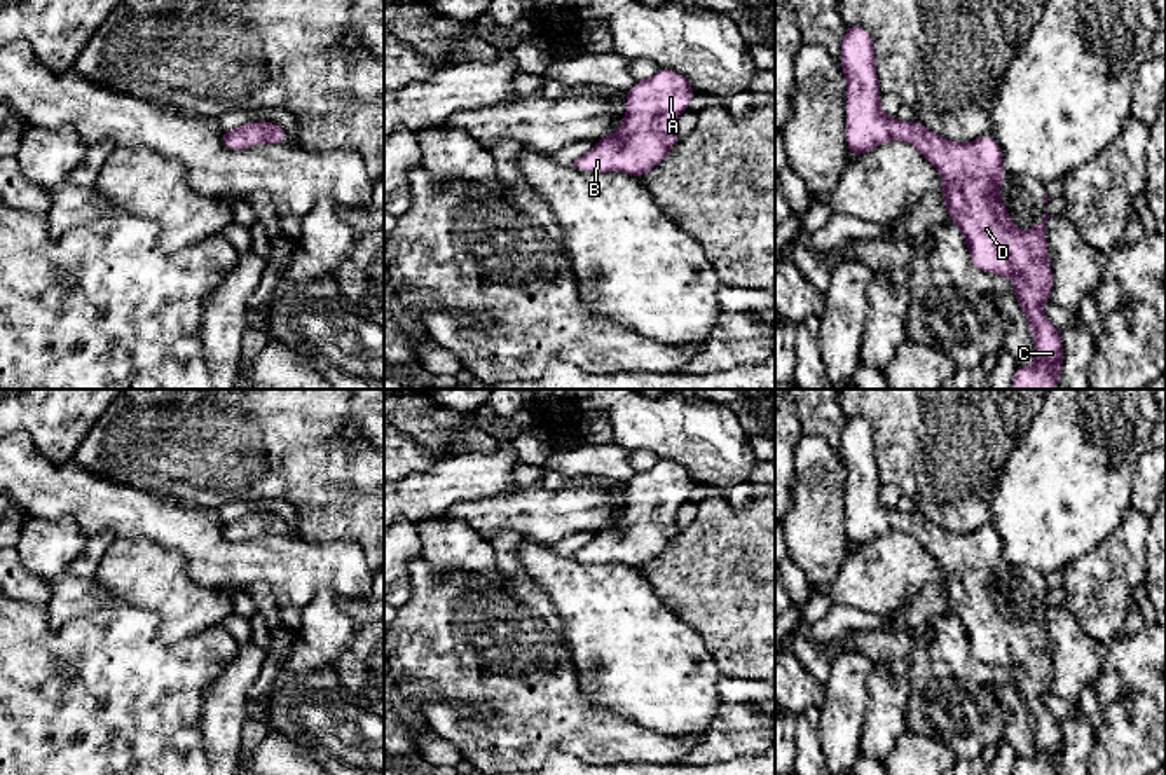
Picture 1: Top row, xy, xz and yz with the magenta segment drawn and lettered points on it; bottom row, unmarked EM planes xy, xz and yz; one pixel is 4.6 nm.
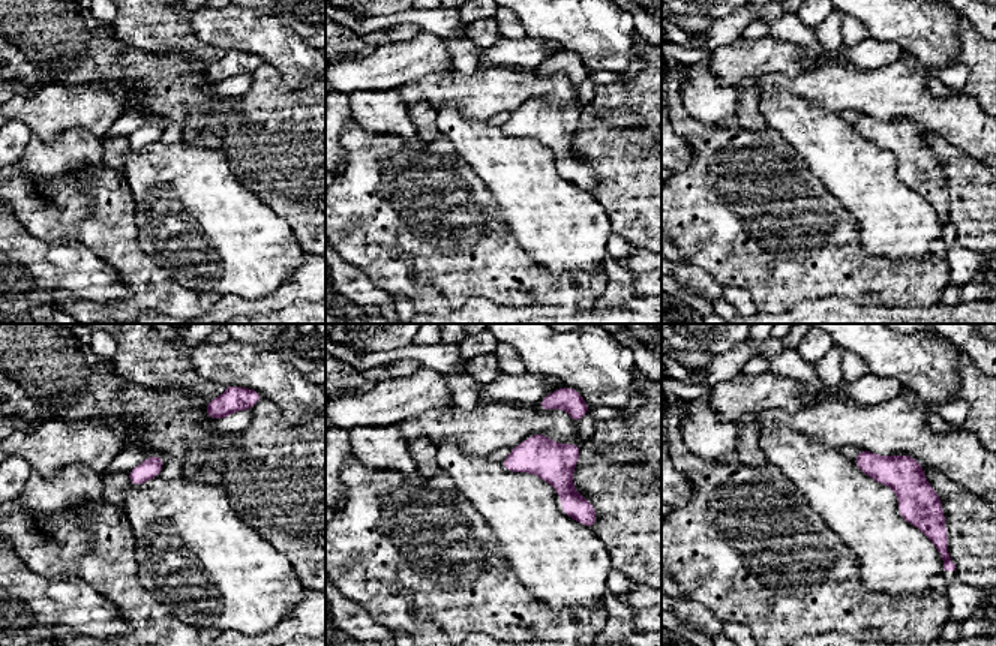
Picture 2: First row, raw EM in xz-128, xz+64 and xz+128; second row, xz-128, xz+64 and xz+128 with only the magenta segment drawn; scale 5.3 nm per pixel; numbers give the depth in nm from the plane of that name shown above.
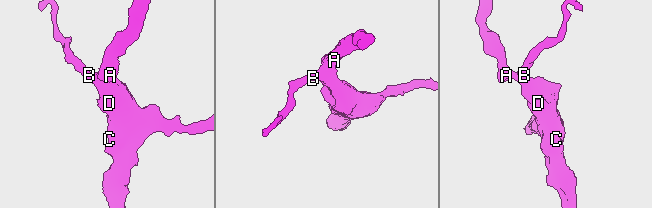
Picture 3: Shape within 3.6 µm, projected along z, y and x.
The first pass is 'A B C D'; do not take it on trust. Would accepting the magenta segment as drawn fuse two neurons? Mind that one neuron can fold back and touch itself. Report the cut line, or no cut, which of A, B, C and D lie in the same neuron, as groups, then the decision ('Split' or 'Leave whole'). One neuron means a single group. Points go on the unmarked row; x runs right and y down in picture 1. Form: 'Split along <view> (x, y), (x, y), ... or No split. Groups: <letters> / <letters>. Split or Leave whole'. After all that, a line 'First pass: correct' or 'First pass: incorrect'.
No split. Groups: A B C D. Leave whole
First pass: correct

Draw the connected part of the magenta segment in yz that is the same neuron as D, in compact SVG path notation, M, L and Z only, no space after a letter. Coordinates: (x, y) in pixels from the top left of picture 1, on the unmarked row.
M847 415L840 440L840 457L847 470L845 529L850 548L871 543L890 531L899 531L915 536L916 541L936 557L944 573L941 588L950 611L962 621L971 655L983 663L1011 669L1014 672L1014 688L1026 705L1035 731L1035 756L1018 756L1012 775L1060 775L1063 759L1061 724L1042 702L1042 696L1051 691L1053 681L1053 658L1046 630L1046 613L1049 606L1044 604L1044 613L1032 616L1028 627L1021 623L1019 616L1012 614L1000 590L1000 574L1007 571L1002 559L1004 548L998 532L991 525L984 525L976 532L958 534L927 520L918 510L904 515L897 508L881 503L876 445L873 442L873 428L866 419Z

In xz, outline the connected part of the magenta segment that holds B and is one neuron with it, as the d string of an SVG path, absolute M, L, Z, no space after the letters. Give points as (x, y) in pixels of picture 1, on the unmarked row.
M660 459L625 484L627 506L618 522L604 527L571 557L592 562L620 562L642 569L679 534L677 508L689 499L696 482L684 466Z

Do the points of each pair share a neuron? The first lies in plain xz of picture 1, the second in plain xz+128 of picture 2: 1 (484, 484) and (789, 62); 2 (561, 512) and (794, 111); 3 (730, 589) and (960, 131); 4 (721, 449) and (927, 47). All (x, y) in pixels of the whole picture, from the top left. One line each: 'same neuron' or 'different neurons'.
1: same neuron
2: different neurons
3: different neurons
4: same neuron

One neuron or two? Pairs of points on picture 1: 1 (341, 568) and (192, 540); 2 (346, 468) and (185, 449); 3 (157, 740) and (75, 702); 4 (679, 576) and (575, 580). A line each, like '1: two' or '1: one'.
1: one
2: one
3: one
4: two

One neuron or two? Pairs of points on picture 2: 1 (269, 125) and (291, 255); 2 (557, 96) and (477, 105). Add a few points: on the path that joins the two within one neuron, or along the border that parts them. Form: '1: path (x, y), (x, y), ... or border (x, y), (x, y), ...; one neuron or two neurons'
1: border (258, 198), (290, 227), (305, 251); two neurons
2: path (537, 89), (497, 89); one neuron

